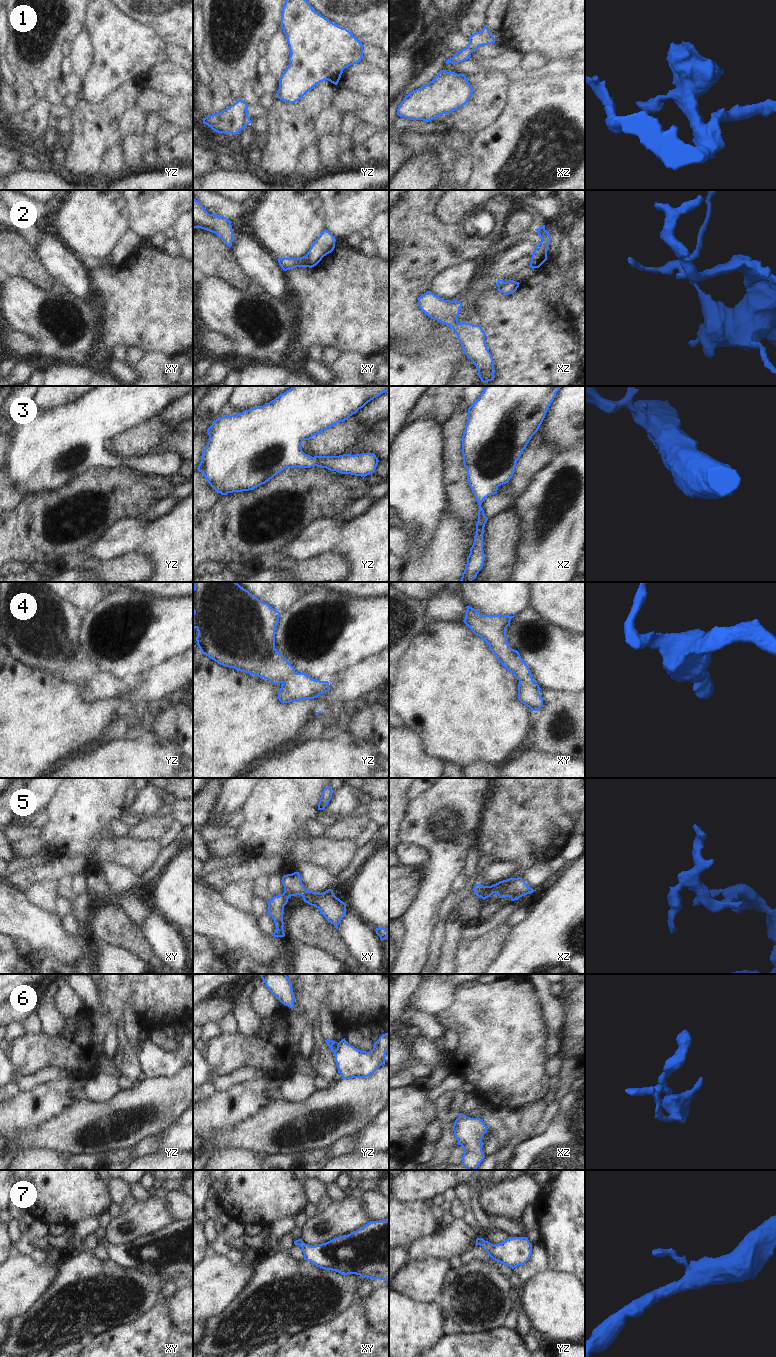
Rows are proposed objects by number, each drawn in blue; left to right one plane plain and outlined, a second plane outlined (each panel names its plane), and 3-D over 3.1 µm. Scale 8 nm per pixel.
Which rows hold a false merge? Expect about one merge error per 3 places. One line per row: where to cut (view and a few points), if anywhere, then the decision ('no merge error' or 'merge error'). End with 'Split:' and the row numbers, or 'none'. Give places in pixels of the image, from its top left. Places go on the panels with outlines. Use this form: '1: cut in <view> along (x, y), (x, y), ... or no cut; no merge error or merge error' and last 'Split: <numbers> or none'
1: no cut; no merge error
2: cut in xy along (305, 256), (307, 266); merge error
3: no cut; no merge error
4: no cut; no merge error
5: cut in xz along (484, 886), (484, 892), (480, 896); merge error
6: no cut; no merge error
7: no cut; no merge error
Split: 2, 5

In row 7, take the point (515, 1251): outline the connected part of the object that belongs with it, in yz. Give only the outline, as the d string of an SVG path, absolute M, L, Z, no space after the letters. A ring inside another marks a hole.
M509 1237L495 1245L483 1238L477 1238L476 1245L480 1245L493 1260L512 1269L524 1265L532 1254L532 1244L527 1237Z

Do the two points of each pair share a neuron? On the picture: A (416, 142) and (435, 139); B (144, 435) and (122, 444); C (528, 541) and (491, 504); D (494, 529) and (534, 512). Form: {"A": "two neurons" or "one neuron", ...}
{"A": "one neuron", "B": "one neuron", "C": "one neuron", "D": "two neurons"}

